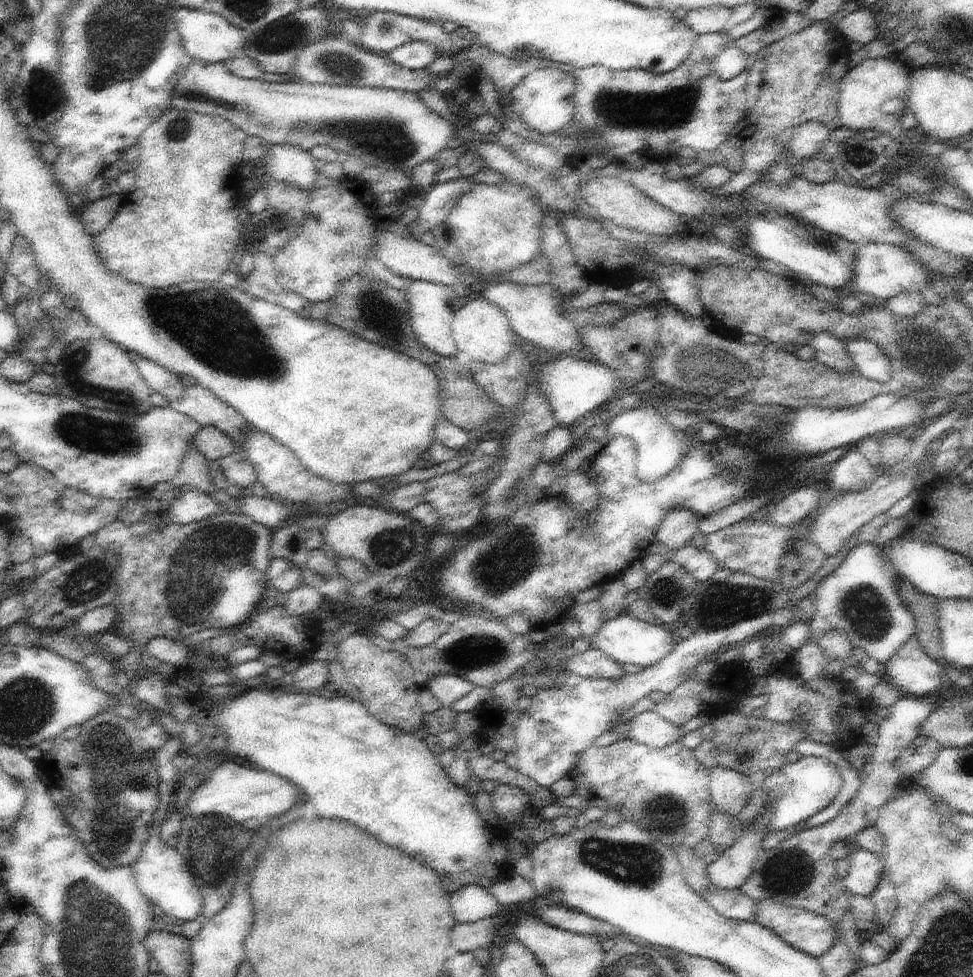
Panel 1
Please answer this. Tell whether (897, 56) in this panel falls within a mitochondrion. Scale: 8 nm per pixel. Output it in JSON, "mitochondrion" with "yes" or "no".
{"mitochondrion":"no"}

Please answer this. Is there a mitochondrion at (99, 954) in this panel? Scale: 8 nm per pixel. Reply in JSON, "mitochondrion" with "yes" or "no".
{"mitochondrion":"yes"}

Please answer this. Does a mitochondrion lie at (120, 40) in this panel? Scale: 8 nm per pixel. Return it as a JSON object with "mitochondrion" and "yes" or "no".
{"mitochondrion":"yes"}

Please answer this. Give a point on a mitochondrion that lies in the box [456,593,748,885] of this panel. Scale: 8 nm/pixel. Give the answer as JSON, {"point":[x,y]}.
{"point":[664,815]}

